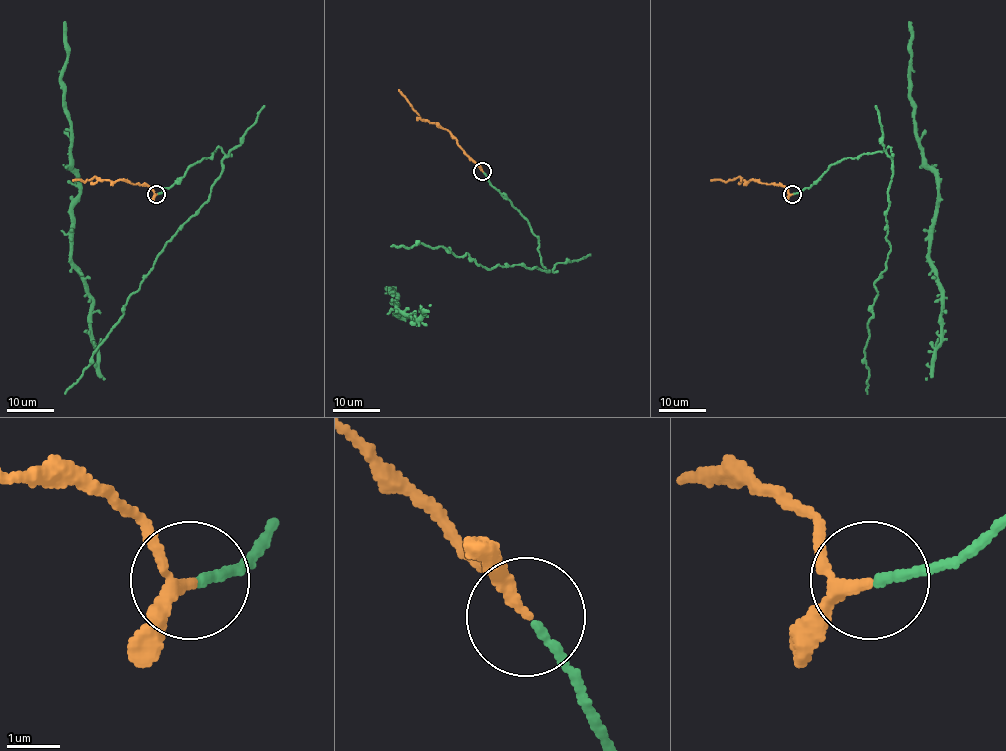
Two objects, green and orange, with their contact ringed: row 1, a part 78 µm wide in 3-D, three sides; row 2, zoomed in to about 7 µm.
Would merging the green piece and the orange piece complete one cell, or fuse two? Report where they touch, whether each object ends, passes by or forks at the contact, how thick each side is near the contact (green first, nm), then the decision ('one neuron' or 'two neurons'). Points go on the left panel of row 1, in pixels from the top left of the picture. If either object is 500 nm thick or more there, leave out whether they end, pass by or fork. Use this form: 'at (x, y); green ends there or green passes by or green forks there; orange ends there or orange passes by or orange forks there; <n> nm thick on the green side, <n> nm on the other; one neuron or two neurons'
at (156, 194); green ends there; orange passes by; 160 nm thick on the green side, 190 nm on the other; one neuron

